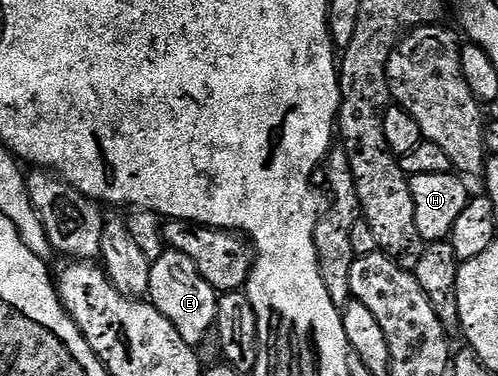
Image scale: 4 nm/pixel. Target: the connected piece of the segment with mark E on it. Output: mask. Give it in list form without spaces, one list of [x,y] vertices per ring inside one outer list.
[[[170,248],[164,249],[160,258],[151,264],[147,294],[151,305],[159,309],[161,316],[165,316],[177,332],[181,332],[181,340],[185,340],[185,344],[198,347],[198,342],[210,330],[212,333],[215,315],[219,312],[217,291],[199,275],[197,264],[193,264],[189,256]]]

